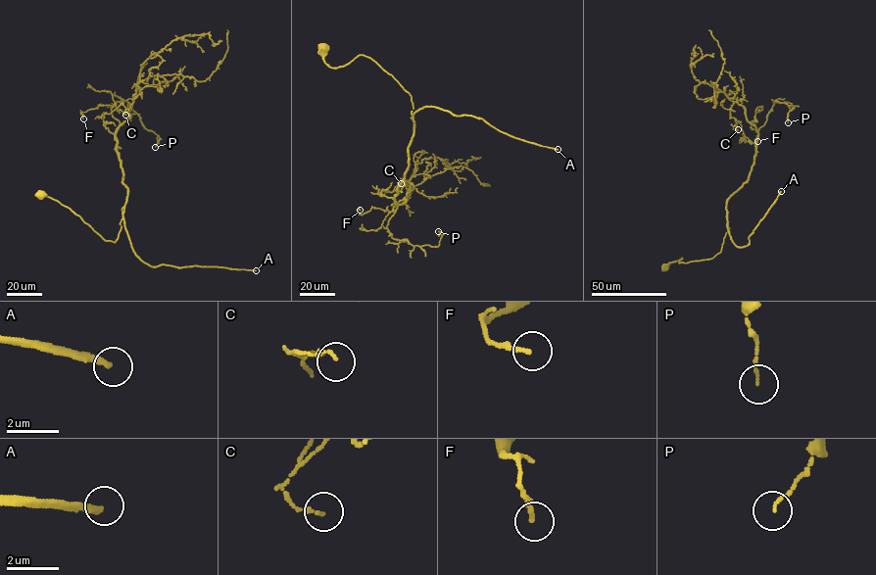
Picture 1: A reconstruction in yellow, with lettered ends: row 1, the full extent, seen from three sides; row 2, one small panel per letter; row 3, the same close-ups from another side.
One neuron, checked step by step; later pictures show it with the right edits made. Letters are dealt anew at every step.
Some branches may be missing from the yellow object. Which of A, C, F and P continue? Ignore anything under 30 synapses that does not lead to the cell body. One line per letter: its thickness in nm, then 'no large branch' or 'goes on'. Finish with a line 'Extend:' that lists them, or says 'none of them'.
A: calibre 240 nm; goes on
C: calibre 160 nm; no large branch
F: calibre 150 nm; no large branch
P: calibre 120 nm; no large branch
Extend: A

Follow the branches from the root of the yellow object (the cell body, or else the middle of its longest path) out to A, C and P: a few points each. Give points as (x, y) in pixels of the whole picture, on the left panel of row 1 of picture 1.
A: (42, 194), (79, 215), (106, 241), (118, 238), (123, 217), (131, 249), (151, 266), (256, 270)
C: (42, 194), (79, 215), (104, 239), (115, 241), (127, 190), (117, 137), (103, 117), (121, 104), (125, 115)
P: (42, 194), (115, 242), (127, 190), (117, 148), (120, 123), (111, 106), (129, 103), (160, 137), (155, 147)

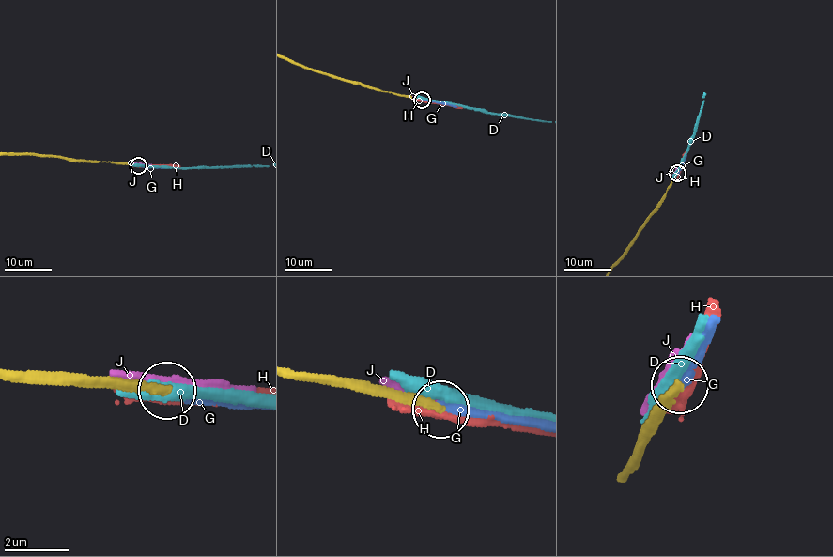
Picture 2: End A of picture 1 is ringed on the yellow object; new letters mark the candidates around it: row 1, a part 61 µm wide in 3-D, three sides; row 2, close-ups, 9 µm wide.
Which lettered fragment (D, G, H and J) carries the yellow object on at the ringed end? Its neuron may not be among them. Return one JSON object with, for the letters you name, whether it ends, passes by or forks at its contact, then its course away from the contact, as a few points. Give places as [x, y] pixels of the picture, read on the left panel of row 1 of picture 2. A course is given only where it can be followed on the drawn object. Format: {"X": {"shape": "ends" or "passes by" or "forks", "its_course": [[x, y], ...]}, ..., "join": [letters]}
{"G": {"shape": "ends"}, "join": ["G"]}

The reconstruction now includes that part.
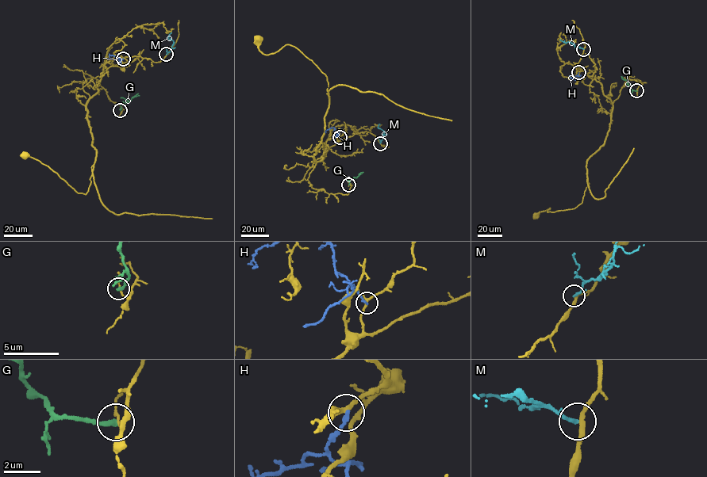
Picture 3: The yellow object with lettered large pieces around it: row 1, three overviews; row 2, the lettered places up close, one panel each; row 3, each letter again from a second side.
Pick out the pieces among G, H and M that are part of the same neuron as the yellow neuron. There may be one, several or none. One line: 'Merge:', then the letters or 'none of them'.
Merge: none of them

